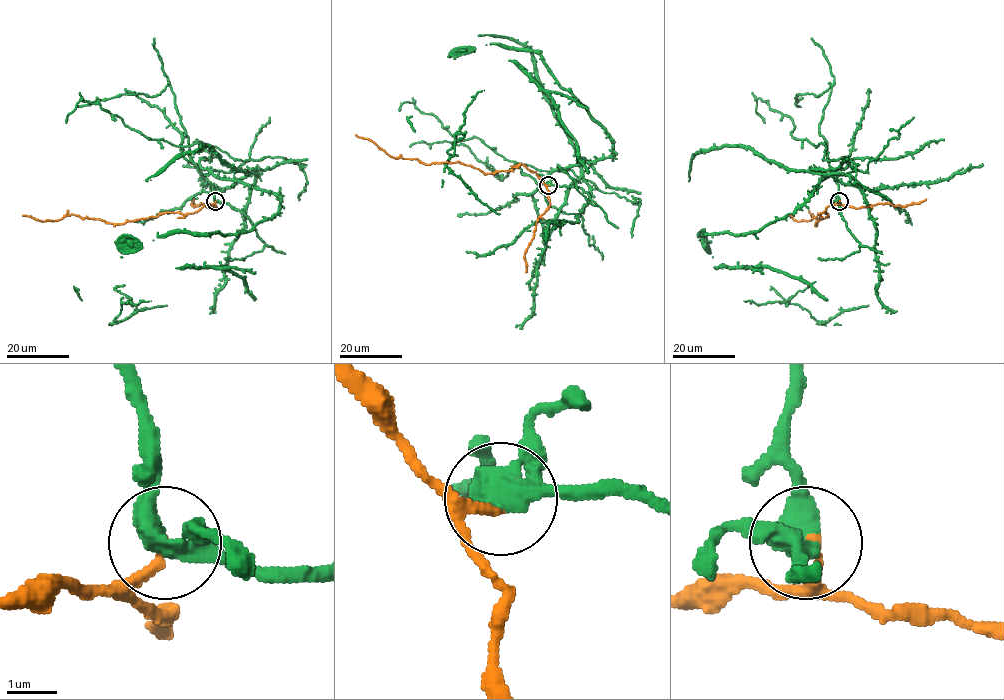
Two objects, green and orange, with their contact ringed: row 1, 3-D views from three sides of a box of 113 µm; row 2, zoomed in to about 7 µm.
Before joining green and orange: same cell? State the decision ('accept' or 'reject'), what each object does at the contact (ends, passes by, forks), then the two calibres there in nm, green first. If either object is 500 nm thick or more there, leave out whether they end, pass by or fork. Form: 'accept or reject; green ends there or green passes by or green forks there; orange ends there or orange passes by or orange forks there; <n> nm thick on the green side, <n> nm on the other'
reject; green forks there; orange ends there; 400 nm thick on the green side, 220 nm on the other

